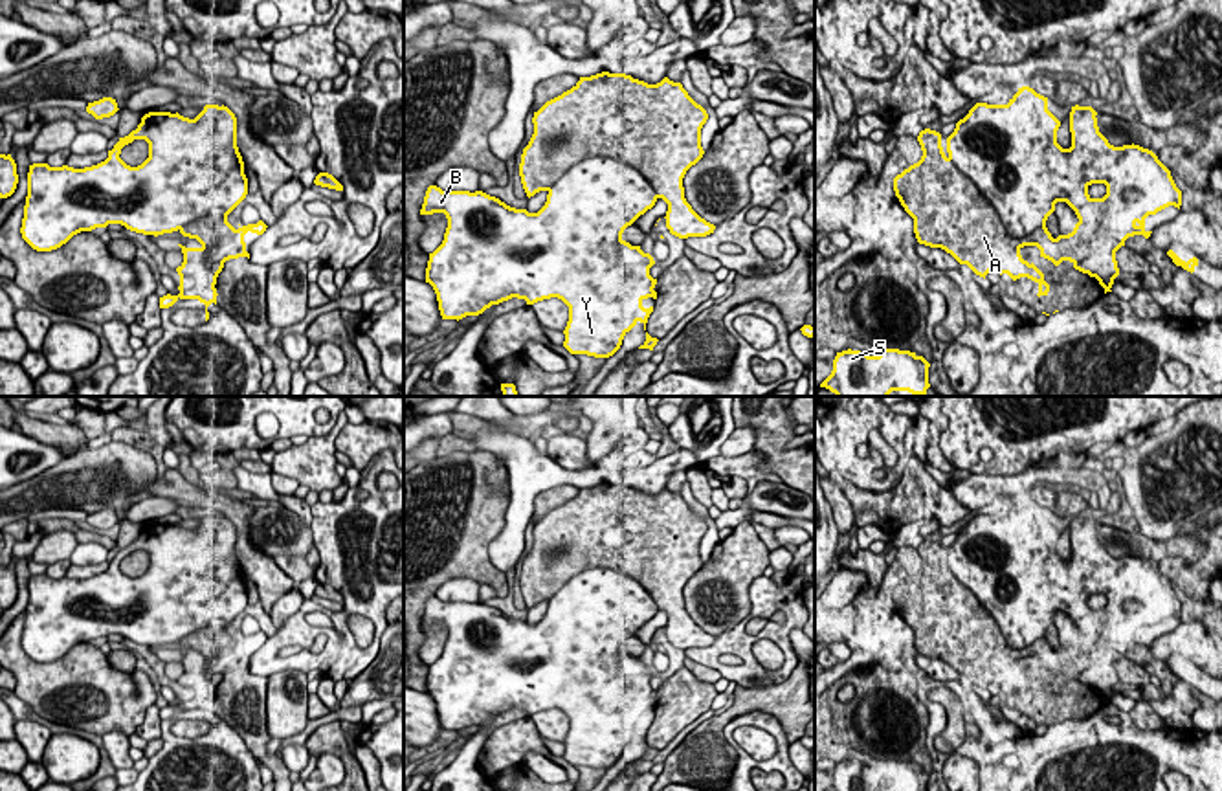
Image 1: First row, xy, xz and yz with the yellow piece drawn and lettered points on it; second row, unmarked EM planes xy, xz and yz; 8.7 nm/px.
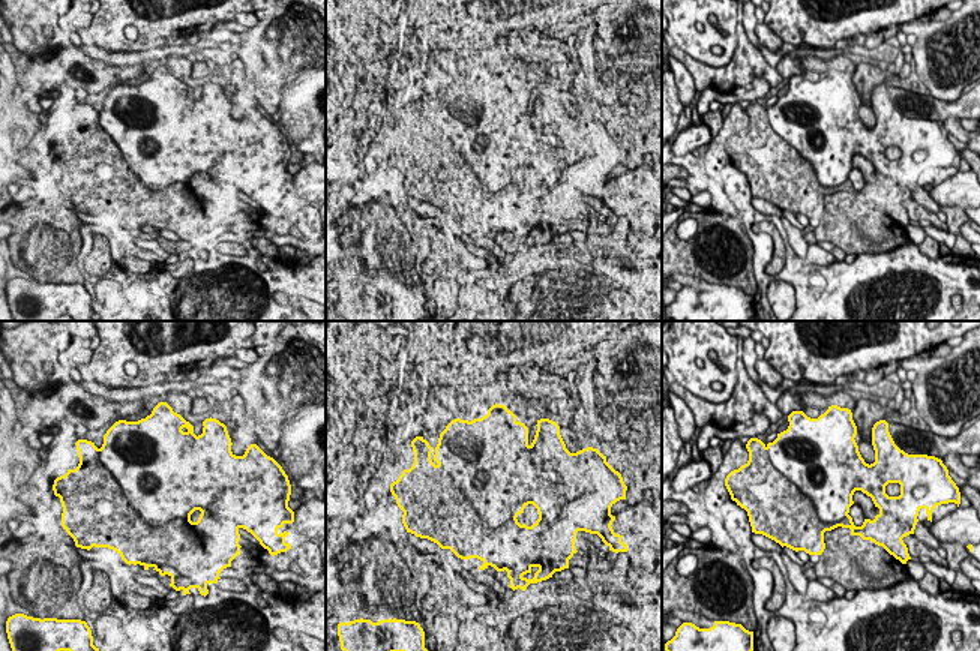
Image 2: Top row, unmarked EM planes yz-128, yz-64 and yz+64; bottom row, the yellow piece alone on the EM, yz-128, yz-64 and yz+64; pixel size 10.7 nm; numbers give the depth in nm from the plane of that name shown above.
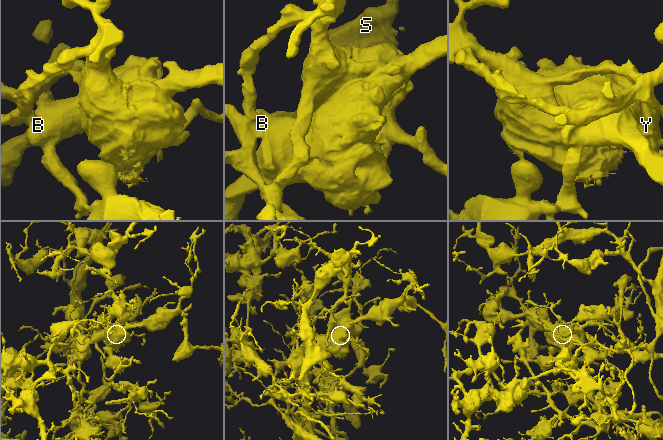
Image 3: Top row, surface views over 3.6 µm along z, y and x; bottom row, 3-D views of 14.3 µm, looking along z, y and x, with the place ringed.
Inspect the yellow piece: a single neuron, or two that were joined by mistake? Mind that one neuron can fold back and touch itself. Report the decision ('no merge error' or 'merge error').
merge error

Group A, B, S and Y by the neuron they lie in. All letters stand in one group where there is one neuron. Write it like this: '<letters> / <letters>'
A / B S Y

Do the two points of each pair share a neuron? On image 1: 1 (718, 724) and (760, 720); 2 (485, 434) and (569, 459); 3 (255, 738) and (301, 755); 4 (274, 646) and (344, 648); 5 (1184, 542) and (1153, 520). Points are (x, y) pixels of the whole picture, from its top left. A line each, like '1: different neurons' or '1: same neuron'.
1: different neurons
2: different neurons
3: different neurons
4: same neuron
5: different neurons

